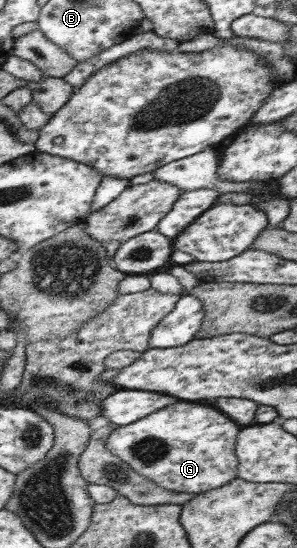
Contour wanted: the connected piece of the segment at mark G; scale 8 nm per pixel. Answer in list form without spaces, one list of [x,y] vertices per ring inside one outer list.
[[[177,401],[153,414],[145,415],[145,418],[137,422],[117,426],[108,436],[107,448],[133,471],[159,487],[169,491],[200,494],[225,486],[236,477],[239,467],[235,451],[237,433],[240,433],[239,427],[211,404]]]

